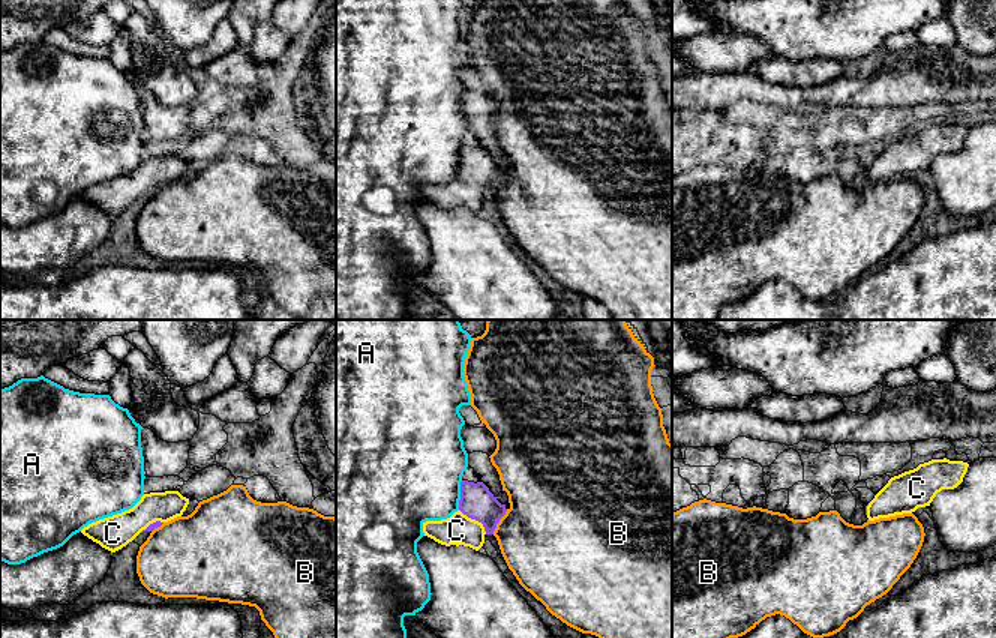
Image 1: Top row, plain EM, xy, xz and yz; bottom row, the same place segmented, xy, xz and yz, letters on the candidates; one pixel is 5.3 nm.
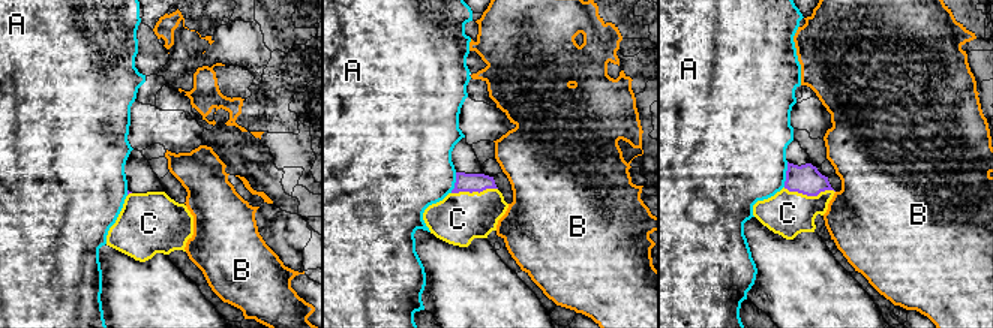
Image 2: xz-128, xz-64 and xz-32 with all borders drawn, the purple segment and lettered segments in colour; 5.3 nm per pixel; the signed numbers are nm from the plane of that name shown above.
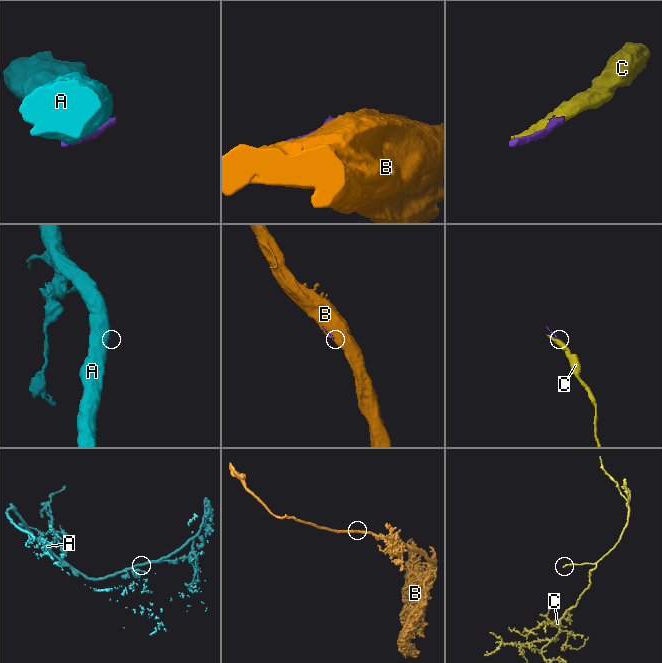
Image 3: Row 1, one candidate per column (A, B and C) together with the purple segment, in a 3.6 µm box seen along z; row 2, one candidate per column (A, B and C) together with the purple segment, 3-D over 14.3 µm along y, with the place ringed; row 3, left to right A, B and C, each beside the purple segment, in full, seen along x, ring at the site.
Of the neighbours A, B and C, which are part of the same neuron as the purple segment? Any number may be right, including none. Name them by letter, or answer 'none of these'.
C

